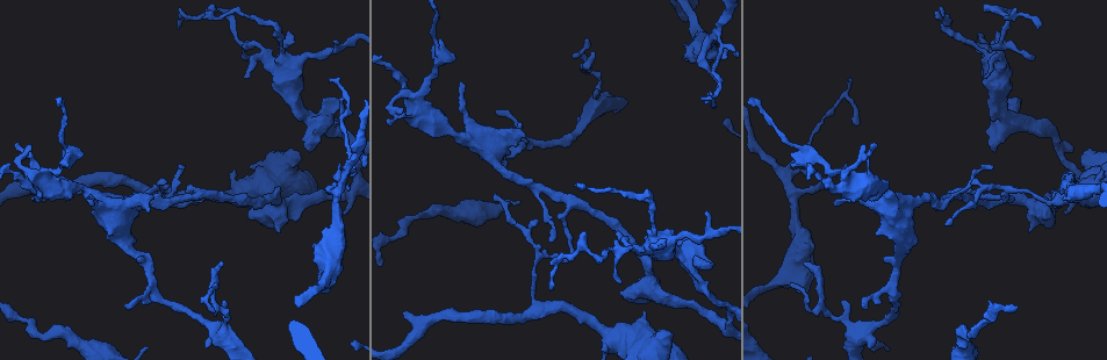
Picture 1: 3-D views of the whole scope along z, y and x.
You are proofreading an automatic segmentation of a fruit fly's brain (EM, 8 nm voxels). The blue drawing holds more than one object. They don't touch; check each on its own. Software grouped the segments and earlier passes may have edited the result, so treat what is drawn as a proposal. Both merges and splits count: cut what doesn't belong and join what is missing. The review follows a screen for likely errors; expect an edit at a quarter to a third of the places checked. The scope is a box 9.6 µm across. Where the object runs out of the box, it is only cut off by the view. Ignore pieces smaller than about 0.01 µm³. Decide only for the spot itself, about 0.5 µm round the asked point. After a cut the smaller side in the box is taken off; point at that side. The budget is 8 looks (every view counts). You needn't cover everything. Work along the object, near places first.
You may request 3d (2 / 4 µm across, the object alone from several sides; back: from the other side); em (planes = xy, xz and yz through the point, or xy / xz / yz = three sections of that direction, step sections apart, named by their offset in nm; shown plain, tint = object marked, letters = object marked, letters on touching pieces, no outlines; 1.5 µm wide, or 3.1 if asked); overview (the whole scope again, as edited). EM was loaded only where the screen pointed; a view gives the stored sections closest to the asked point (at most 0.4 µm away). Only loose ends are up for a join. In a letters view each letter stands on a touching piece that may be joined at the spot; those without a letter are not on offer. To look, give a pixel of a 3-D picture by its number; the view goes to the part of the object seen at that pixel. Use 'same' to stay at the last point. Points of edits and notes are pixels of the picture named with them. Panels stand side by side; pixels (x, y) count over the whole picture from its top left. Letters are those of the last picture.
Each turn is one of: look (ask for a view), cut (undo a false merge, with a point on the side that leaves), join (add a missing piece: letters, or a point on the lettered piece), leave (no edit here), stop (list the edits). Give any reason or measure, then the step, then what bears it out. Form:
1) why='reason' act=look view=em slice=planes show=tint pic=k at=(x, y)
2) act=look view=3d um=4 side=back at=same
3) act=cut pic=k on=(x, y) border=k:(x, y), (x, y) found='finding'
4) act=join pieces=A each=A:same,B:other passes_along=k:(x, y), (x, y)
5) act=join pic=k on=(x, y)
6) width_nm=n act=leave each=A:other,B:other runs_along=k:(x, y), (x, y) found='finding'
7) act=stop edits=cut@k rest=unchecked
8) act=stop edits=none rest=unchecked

why='abrupt turn' act=look view=3d um=2 pic=1 at=(1009, 199)

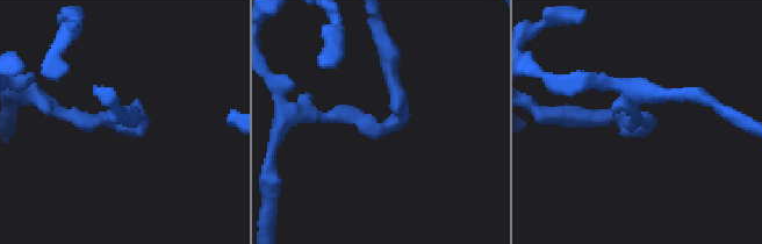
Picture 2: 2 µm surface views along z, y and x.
act=look view=em slice=planes show=letters pic=2 at=(390, 117)

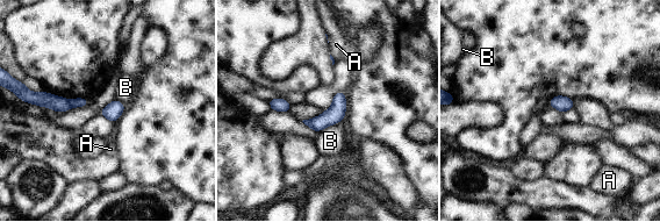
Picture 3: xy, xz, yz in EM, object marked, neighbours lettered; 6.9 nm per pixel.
width_nm=50 act=cut pic=3 on=(42, 99) each=A:other,B:other border=3:(66, 100), (71, 107) found='two neurons meet here'

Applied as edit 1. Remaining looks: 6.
act=look view=overview

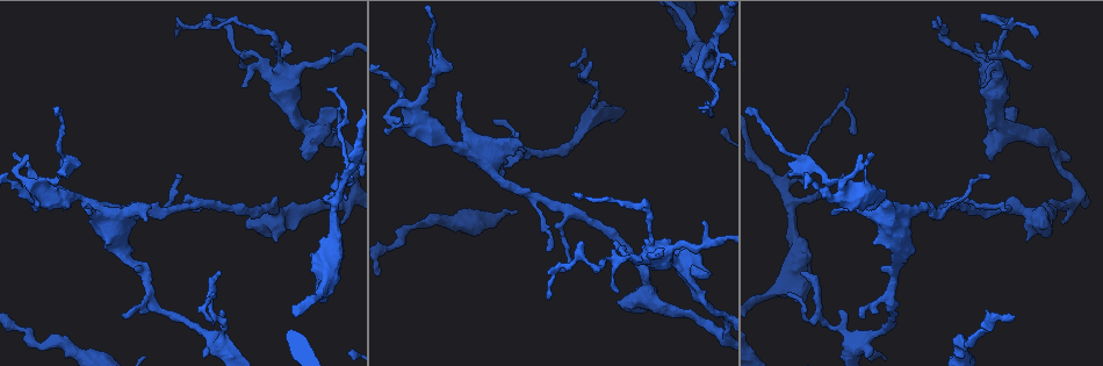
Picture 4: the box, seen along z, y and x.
why='free end' act=look view=3d um=2 pic=4 at=(338, 172)

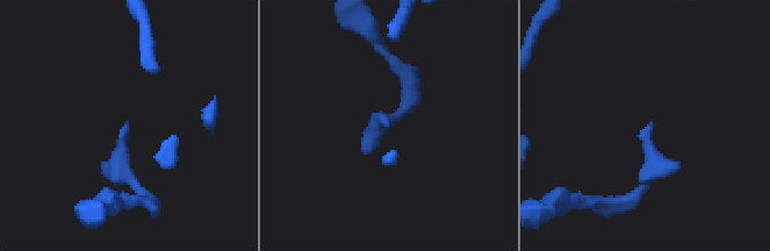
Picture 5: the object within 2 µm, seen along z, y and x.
why='now the EM' act=look view=em slice=xz step=4 show=tint pic=5 at=(387, 126)

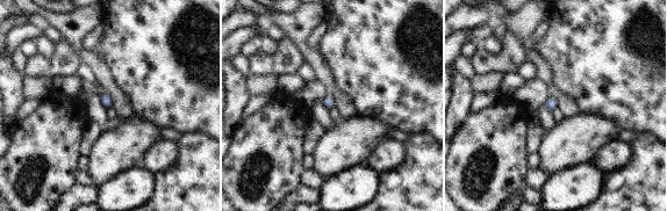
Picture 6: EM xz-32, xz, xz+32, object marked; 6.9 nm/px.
act=look view=em slice=planes show=letters at=same

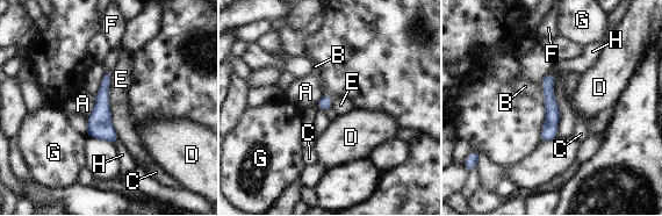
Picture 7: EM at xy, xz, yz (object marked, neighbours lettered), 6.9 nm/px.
act=leave each=A:other,B:other,C:other,D:other,E:other,F:other,G:other,H:other runs_along=7:(551, 76), (551, 126), (544, 138) found='none of them fits'

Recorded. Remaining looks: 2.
why='free end' act=look view=3d um=4 side=back pic=4 at=(841, 311)

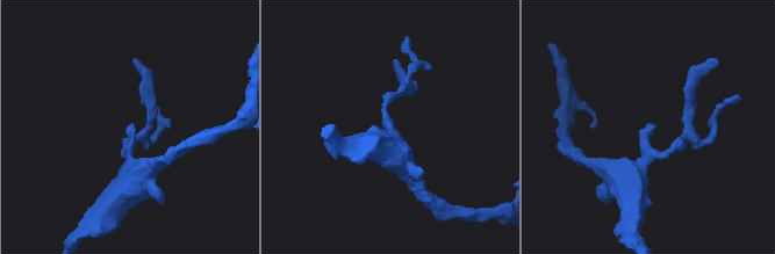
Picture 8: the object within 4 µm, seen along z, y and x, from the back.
why='shape alone is not enough' act=look view=em slice=planes show=letters pic=8 at=(130, 125)

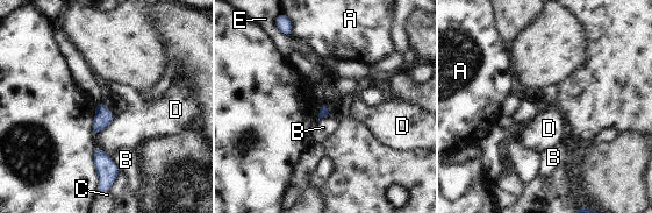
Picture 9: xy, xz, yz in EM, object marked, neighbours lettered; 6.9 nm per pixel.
act=leave each=A:other,B:other,C:other,D:other,E:other border=9:(110, 156), (110, 160), (120, 171) found='none of them fits'

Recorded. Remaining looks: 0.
act=stop edits=cut@3 rest=unchecked

